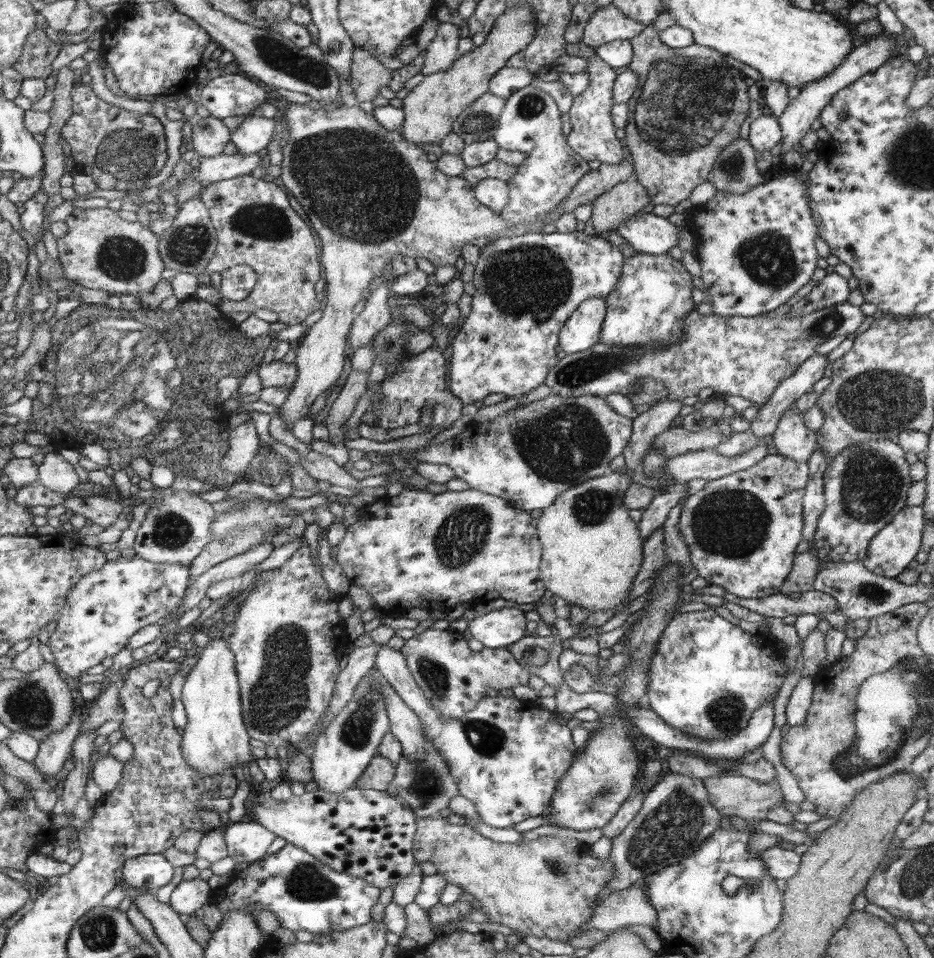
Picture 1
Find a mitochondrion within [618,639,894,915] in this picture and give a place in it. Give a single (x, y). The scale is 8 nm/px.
(674, 827)

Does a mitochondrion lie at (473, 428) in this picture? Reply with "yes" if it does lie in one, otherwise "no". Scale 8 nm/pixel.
no

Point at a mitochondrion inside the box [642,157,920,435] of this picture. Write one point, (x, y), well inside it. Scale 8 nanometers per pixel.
(768, 259)

